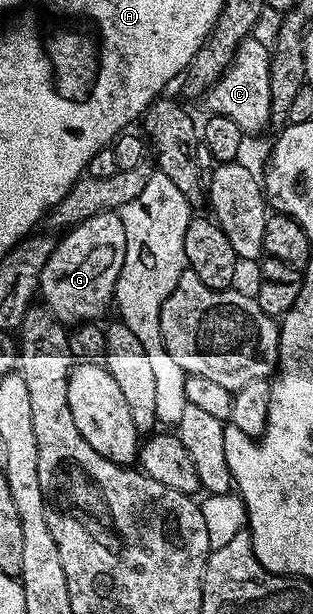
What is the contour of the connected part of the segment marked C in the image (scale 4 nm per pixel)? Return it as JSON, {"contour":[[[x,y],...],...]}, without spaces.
{"contour":[[[253,38],[244,39],[239,45],[239,49],[235,53],[235,57],[231,61],[231,65],[223,74],[215,81],[215,85],[211,85],[209,90],[203,96],[206,112],[209,115],[222,115],[223,117],[231,117],[231,121],[235,121],[235,125],[239,125],[239,129],[246,136],[257,135],[265,126],[270,126],[273,114],[271,113],[271,51],[270,48],[259,45],[259,41]]]}

